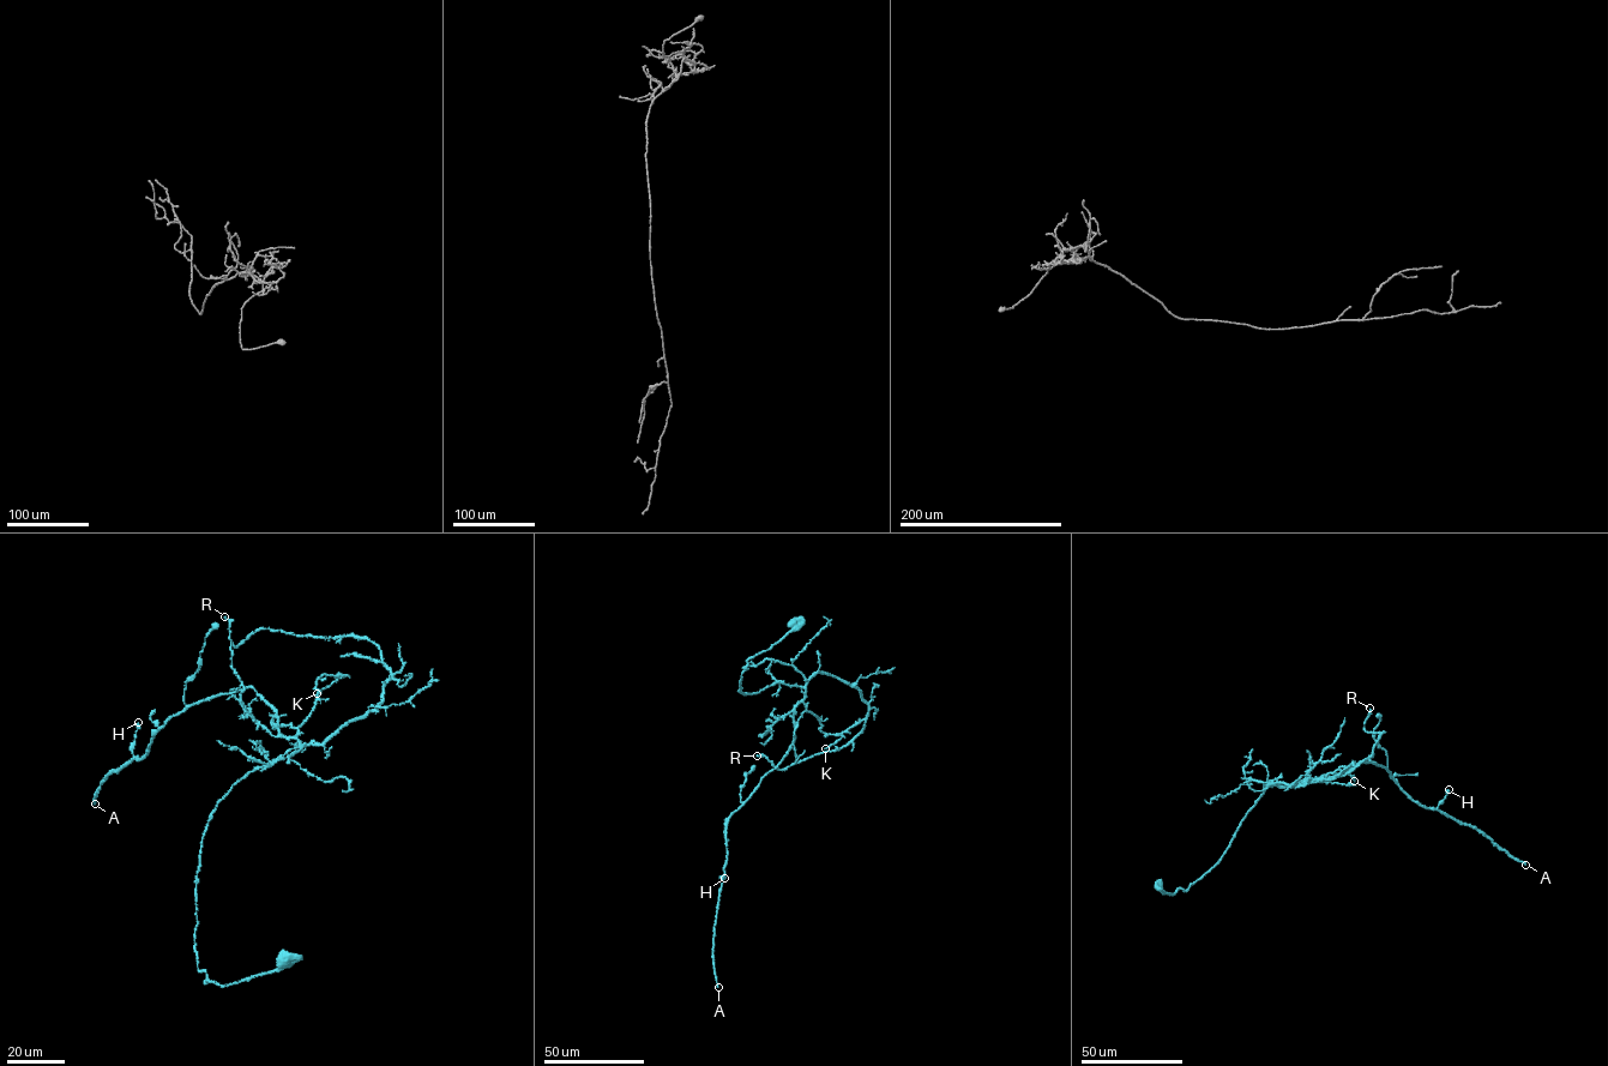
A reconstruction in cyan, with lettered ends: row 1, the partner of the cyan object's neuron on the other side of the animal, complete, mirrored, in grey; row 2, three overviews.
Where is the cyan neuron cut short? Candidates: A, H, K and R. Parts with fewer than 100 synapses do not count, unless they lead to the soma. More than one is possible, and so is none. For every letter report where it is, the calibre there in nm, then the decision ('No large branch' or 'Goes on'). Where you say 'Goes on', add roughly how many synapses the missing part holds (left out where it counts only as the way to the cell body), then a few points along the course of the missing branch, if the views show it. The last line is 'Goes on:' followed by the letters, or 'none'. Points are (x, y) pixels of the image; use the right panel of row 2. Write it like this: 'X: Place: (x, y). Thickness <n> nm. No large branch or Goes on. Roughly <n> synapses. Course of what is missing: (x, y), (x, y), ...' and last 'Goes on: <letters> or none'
A: Place: (1525, 865). Thickness 440 nm. Goes on. Roughly 300 synapses
H: Place: (1449, 789). Thickness 500 nm. No large branch
K: Place: (1354, 781). Thickness 190 nm. No large branch
R: Place: (1369, 708). Thickness 110 nm. No large branch
Goes on: A

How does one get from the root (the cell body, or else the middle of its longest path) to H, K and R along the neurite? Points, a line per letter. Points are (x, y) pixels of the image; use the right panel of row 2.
H: (1158, 885), (1173, 895), (1205, 874), (1264, 784), (1361, 760), (1427, 807), (1449, 789)
K: (1158, 885), (1173, 895), (1205, 874), (1264, 793), (1264, 784), (1306, 783), (1344, 766), (1354, 781)
R: (1158, 885), (1173, 895), (1205, 874), (1264, 784), (1336, 778), (1372, 754), (1384, 732), (1365, 729), (1369, 708)

